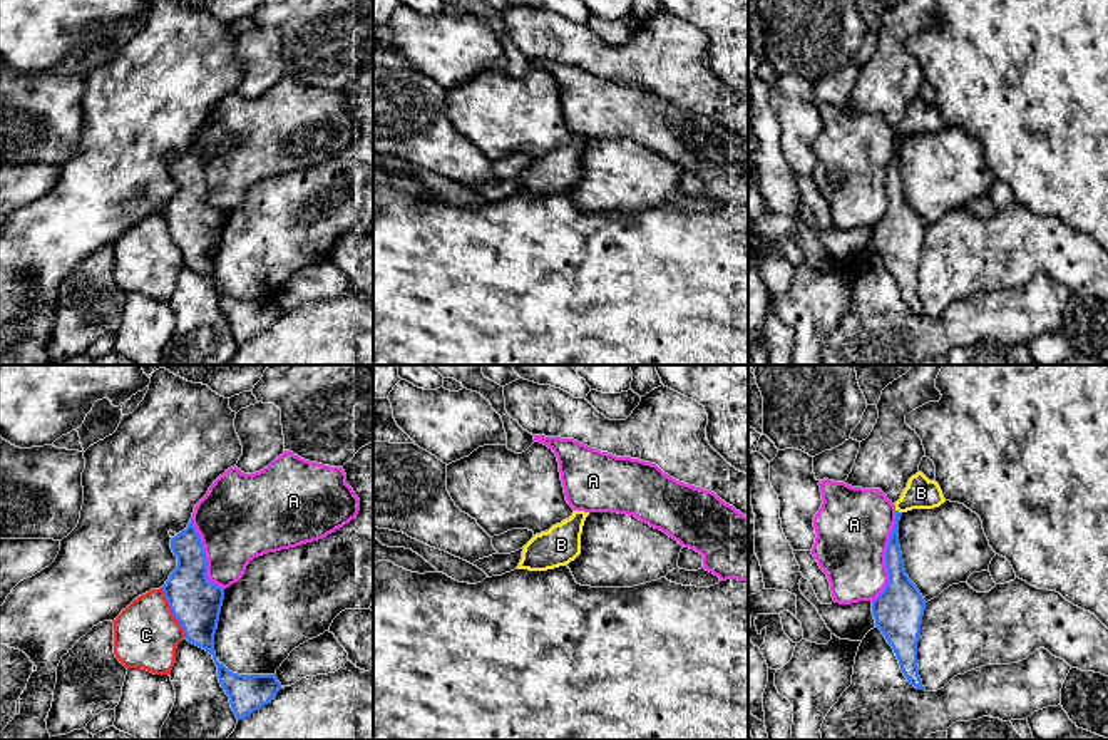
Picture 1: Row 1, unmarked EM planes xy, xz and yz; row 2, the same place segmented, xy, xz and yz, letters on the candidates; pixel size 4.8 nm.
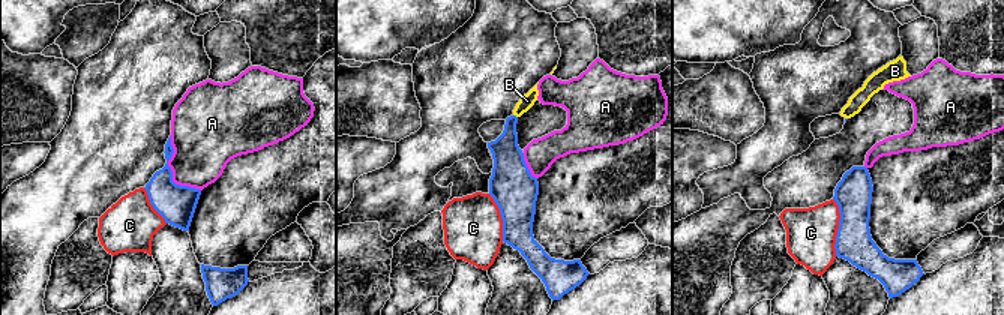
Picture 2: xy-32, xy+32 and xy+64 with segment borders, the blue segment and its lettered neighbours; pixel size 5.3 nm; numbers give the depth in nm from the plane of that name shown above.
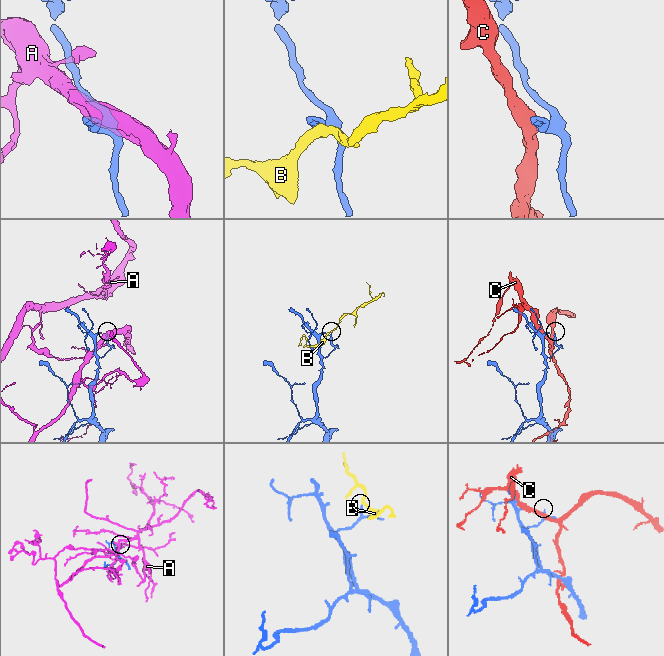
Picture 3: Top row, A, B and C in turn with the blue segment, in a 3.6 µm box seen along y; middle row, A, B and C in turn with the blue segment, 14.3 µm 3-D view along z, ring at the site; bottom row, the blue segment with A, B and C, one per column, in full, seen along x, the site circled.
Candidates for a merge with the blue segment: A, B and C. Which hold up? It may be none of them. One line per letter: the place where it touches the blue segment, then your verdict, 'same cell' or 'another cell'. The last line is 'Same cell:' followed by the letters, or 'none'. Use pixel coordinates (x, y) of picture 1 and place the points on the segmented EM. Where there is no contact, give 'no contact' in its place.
A: yz (886, 556) | another cell
B: yz (897, 511) | another cell
C: xy (173, 613) | another cell
Same cell: none

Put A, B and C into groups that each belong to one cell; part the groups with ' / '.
A / B / C

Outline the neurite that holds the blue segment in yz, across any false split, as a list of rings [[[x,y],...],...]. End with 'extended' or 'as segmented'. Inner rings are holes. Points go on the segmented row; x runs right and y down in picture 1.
[[[895,511],[895,522],[885,551],[889,581],[884,591],[872,601],[872,614],[875,628],[882,631],[892,646],[907,681],[917,690],[924,690],[917,666],[917,643],[926,601],[904,569],[899,546],[900,516],[902,512]]]; as segmented

